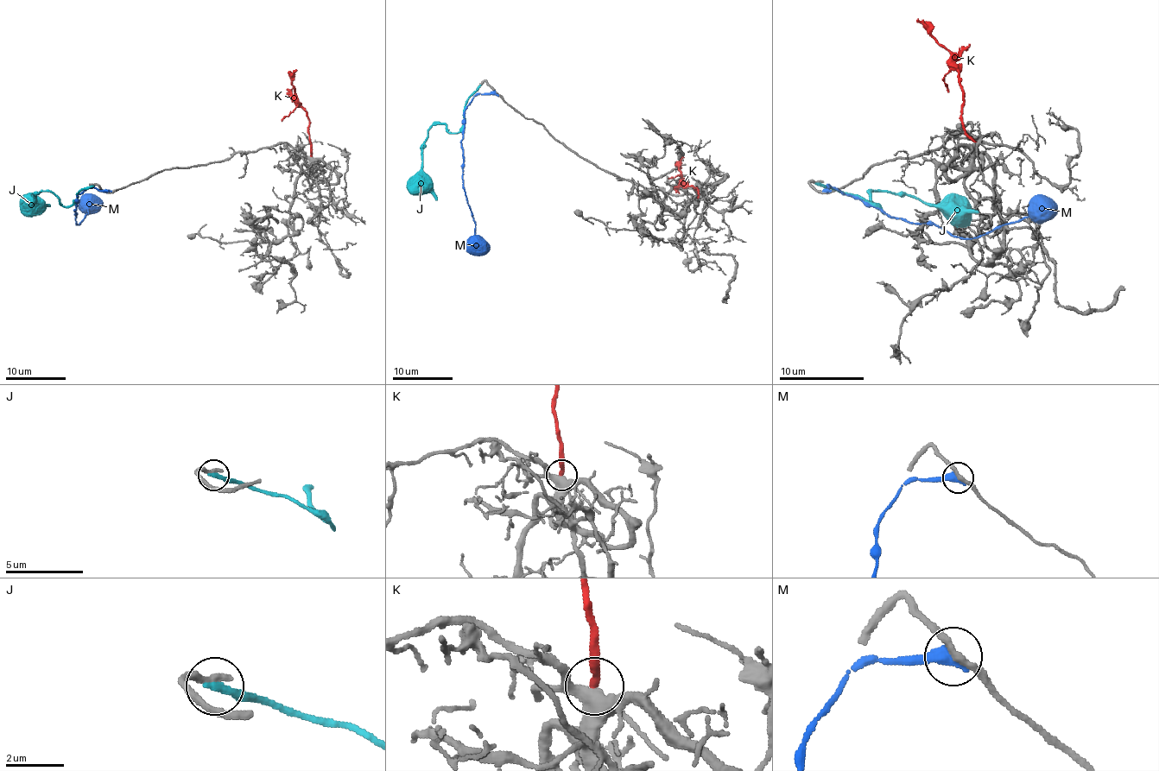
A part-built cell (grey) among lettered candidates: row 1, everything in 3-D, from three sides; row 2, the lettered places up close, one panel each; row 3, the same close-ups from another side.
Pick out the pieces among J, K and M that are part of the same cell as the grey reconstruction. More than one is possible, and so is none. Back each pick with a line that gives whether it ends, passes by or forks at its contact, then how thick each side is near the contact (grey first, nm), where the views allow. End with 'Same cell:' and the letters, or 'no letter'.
Same cell: no letter

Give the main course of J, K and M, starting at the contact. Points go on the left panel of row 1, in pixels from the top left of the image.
J: (92, 186), (80, 191), (70, 205), (64, 205), (52, 192), (41, 191), (35, 194), (35, 199), (50, 205)
K: (311, 156), (309, 119), (297, 99), (293, 82), (293, 74), (297, 70)
M: (109, 191), (89, 188), (78, 195), (76, 222), (79, 224), (88, 213), (91, 199)

